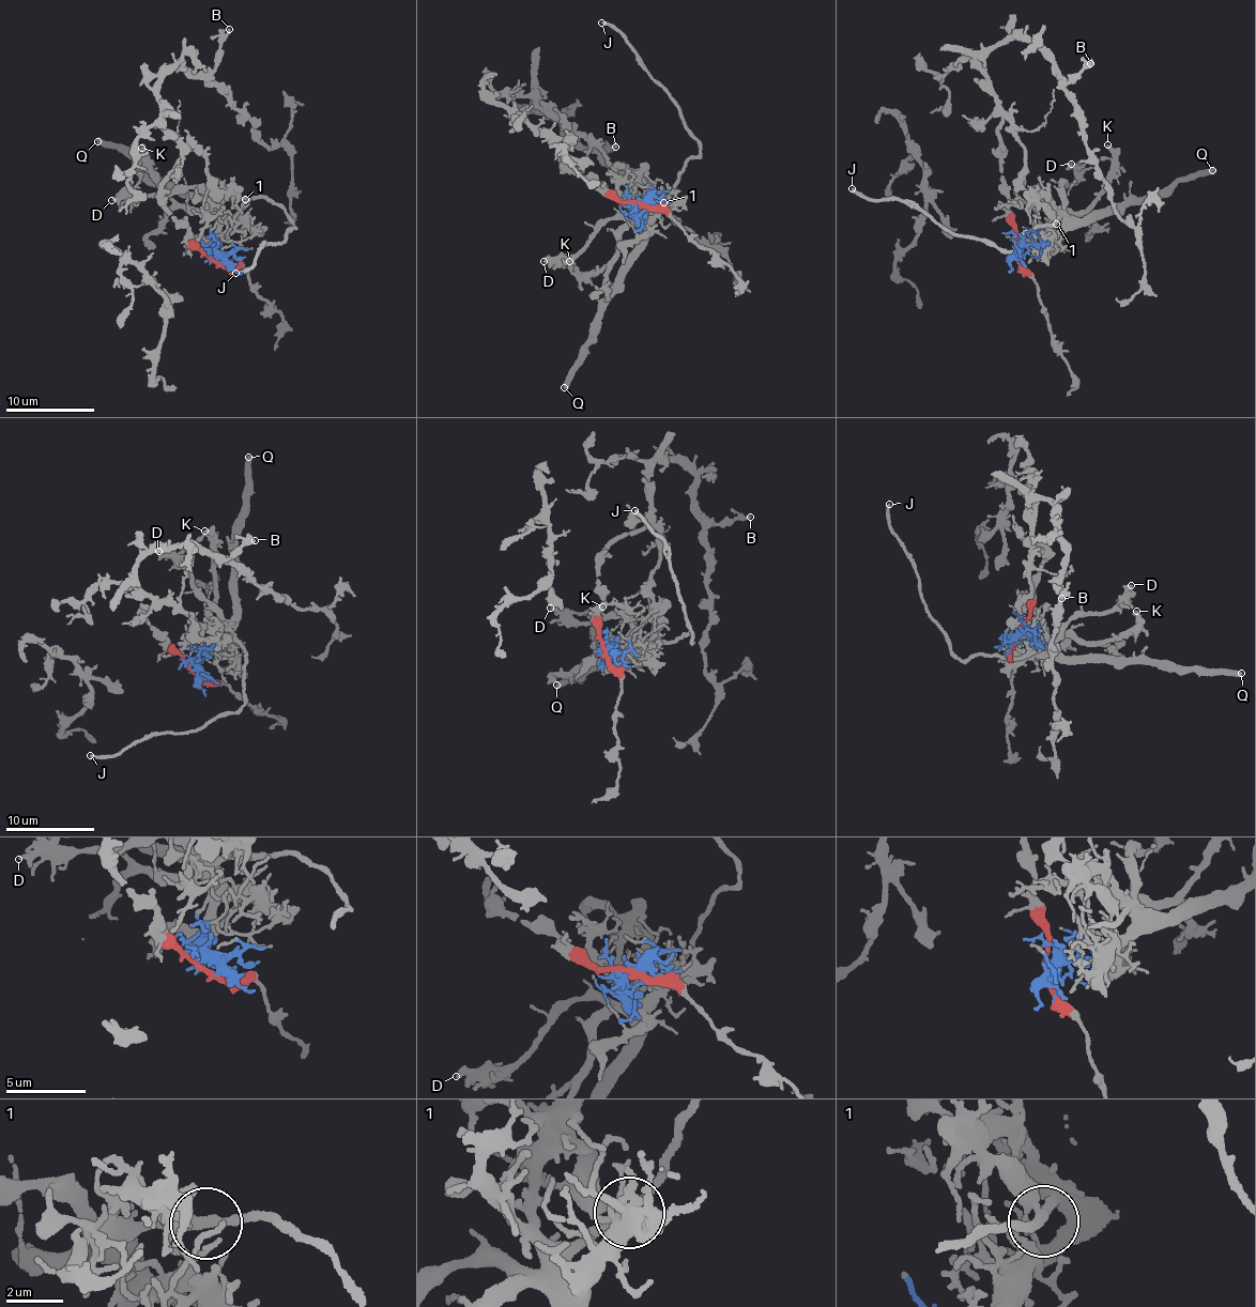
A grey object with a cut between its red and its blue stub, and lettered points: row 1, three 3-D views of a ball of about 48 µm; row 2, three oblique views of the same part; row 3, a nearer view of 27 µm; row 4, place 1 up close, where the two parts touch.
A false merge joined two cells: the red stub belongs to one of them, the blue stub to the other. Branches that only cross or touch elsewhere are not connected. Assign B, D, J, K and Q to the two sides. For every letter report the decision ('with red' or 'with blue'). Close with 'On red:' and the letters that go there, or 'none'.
B: with red
D: with blue
J: with blue
K: with blue
Q: with blue
On red: B

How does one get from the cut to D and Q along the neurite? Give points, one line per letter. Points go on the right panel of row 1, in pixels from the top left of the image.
D: (1015, 249), (1052, 240), (1061, 221), (1059, 182), (1069, 185), (1076, 181), (1071, 165)
Q: (1015, 249), (1044, 243), (1063, 229), (1089, 224), (1103, 213), (1133, 200), (1170, 195), (1179, 182), (1212, 170)

